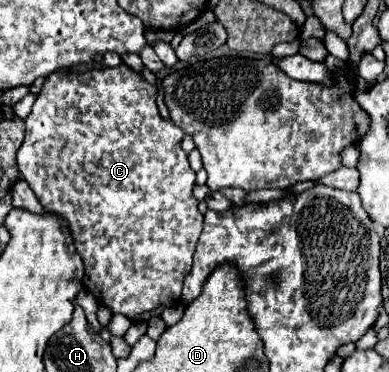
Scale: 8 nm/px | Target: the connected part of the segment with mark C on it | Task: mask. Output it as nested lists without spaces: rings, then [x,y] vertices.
[[[120,64],[116,68],[94,66],[80,74],[54,72],[44,80],[44,86],[32,106],[32,112],[24,120],[26,122],[26,138],[16,154],[18,170],[20,170],[22,178],[28,182],[28,186],[32,188],[32,192],[36,194],[38,202],[44,206],[44,210],[50,214],[56,214],[68,222],[74,246],[84,260],[84,270],[86,270],[84,288],[88,292],[92,292],[98,298],[98,302],[106,304],[114,314],[124,314],[130,320],[136,318],[136,322],[146,322],[152,316],[160,316],[164,308],[170,308],[170,306],[174,306],[174,302],[180,300],[182,282],[184,282],[184,276],[192,268],[192,254],[194,254],[196,242],[202,232],[202,214],[198,212],[198,202],[192,196],[196,172],[190,168],[186,152],[180,146],[184,132],[176,124],[162,120],[158,106],[156,106],[156,96],[158,96],[158,90],[152,84],[148,84],[140,72],[130,70],[126,64]]]

